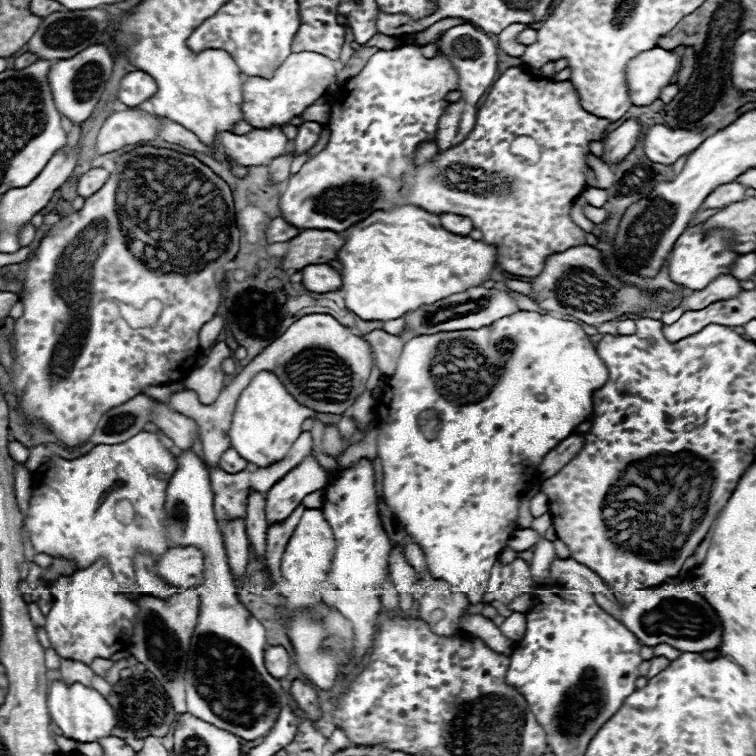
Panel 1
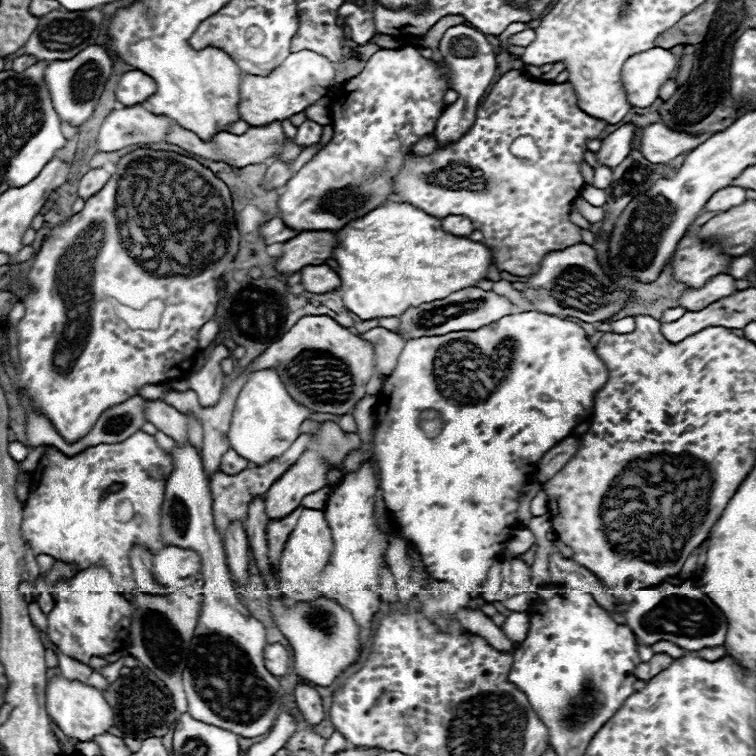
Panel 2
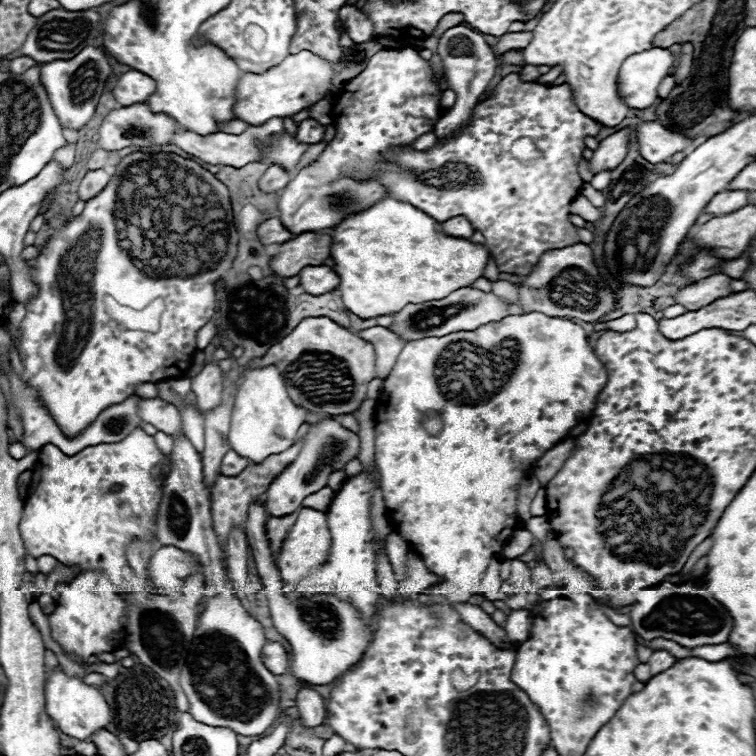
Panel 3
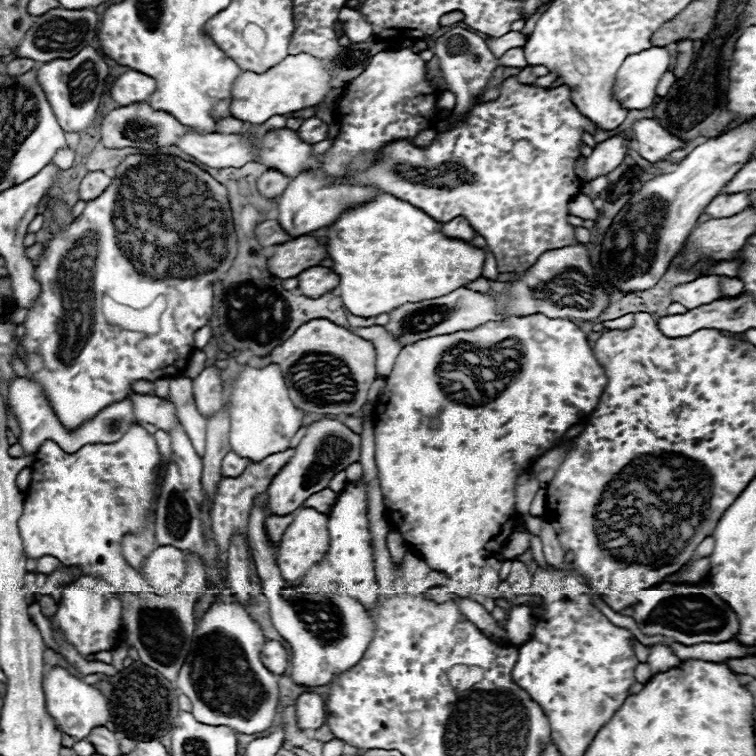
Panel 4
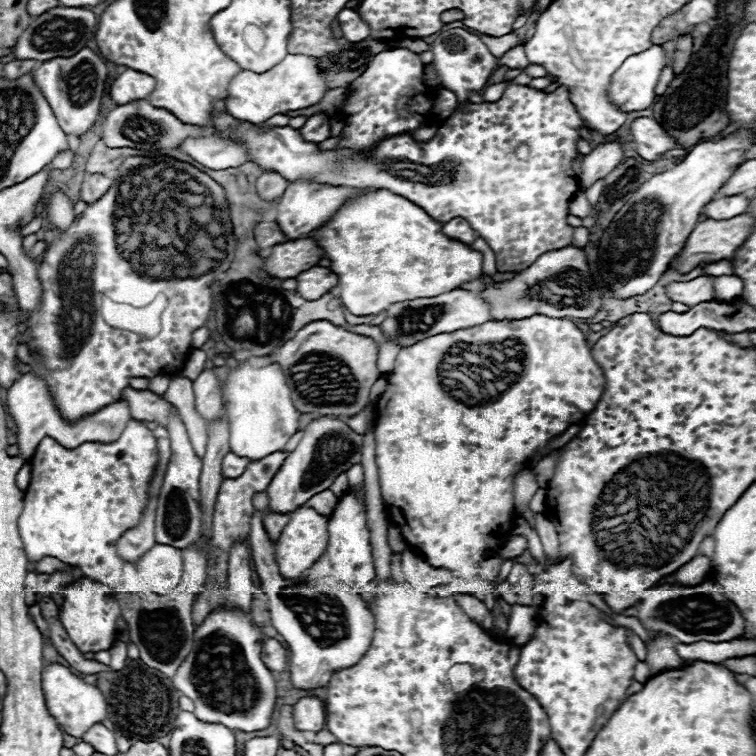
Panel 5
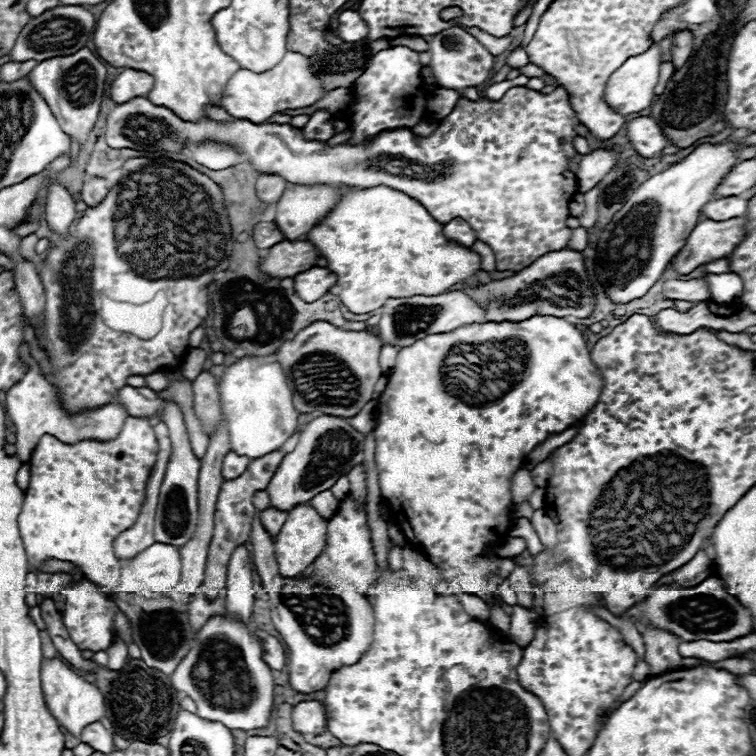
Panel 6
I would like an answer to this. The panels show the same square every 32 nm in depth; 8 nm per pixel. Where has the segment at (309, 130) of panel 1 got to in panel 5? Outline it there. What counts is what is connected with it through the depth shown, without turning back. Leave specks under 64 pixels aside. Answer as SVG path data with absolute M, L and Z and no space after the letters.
M318 112L306 120L306 124L300 128L300 134L308 142L324 142L326 138L330 138L330 124L326 116Z

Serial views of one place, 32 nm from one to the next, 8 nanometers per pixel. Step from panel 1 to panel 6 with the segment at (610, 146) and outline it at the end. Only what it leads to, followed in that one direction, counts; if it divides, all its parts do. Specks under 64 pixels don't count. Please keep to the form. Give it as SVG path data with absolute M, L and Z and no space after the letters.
M600 148L594 150L592 154L582 156L576 174L576 192L578 194L586 194L590 188L594 188L616 164L618 152L616 150L608 150L608 148Z

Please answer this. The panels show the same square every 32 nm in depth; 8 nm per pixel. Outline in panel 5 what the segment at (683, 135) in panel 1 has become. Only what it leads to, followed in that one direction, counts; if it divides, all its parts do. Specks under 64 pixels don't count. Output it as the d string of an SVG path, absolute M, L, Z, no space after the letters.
M636 118L630 124L630 136L636 152L646 160L658 160L666 150L676 146L654 118Z

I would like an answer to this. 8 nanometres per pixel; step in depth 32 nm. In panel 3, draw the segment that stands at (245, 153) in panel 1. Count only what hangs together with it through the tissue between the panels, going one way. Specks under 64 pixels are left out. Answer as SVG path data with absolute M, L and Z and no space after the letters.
M272 118L268 122L264 122L262 126L248 126L248 130L244 134L224 134L224 132L216 132L212 136L200 136L196 132L180 132L174 136L174 144L178 148L182 148L184 152L192 154L194 158L202 160L202 162L208 162L212 166L234 166L234 168L242 168L246 166L248 162L260 162L262 158L262 148L260 148L260 142L264 142L268 136L272 134L280 134L284 130L284 118Z

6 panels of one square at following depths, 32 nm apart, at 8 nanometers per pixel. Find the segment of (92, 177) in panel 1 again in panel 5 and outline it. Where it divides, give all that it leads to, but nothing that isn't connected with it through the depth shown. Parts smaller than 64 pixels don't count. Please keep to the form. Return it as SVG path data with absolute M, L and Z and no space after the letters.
M88 174L82 182L80 188L80 198L86 204L92 204L96 200L100 200L100 196L104 196L104 192L110 188L110 180L102 174Z

